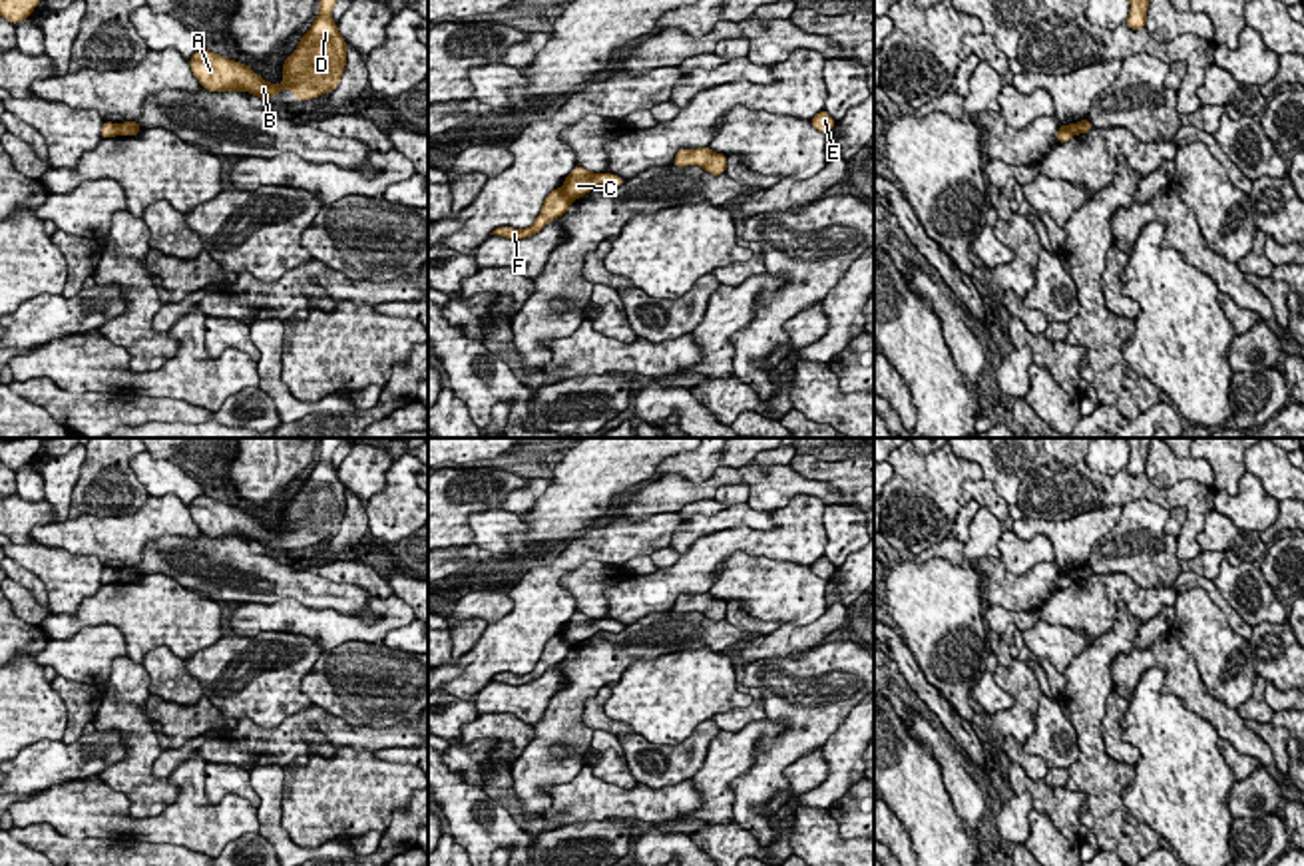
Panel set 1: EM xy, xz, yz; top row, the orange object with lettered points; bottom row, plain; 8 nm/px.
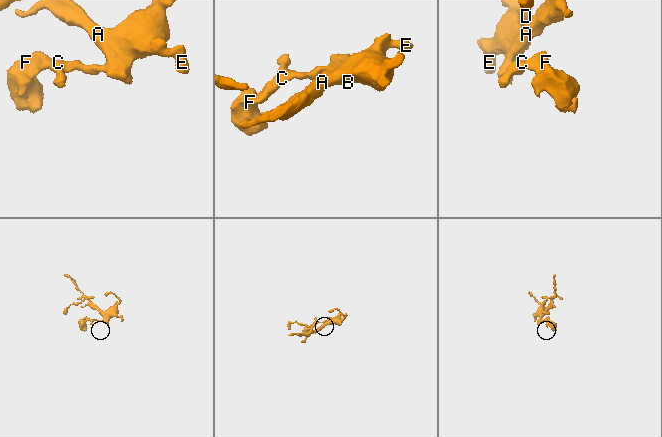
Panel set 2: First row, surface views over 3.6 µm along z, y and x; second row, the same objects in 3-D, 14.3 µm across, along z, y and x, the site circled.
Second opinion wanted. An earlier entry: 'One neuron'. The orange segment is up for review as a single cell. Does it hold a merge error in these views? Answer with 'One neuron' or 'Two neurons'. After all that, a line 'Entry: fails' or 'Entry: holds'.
Two neurons
Entry: fails

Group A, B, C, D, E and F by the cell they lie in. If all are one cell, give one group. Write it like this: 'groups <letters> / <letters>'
groups A B C D E / F

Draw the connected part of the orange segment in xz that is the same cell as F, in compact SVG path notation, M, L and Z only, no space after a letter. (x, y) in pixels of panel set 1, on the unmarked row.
M553 635L551 639L547 639L540 661L536 663L532 673L526 675L514 675L514 673L496 673L490 681L500 681L506 685L526 685L532 683L536 679L540 679L549 667L561 663L569 651L571 651L571 643L567 643L563 639L563 635Z

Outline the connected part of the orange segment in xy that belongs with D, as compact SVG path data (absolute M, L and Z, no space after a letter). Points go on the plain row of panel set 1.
M323 438L319 464L307 482L299 486L297 496L285 504L285 530L269 530L249 512L223 504L209 496L199 496L189 506L193 522L209 538L245 536L261 545L279 541L289 534L299 547L330 540L342 524L346 512L346 486L338 480L332 466L332 454L348 438Z

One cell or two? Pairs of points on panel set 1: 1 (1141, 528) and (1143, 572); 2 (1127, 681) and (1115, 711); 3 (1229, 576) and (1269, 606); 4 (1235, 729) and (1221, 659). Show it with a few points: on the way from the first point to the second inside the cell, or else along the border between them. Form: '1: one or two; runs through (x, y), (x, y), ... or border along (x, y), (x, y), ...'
1: one; runs through (1135, 538), (1135, 562)
2: two; border along (1113, 689), (1127, 701)
3: one; runs through (1241, 576), (1257, 584), (1261, 594)
4: two; border along (1199, 673), (1205, 689), (1237, 711)

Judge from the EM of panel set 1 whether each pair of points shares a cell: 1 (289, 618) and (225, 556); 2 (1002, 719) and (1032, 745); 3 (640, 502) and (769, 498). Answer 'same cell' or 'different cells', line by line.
1: different cells
2: different cells
3: same cell

